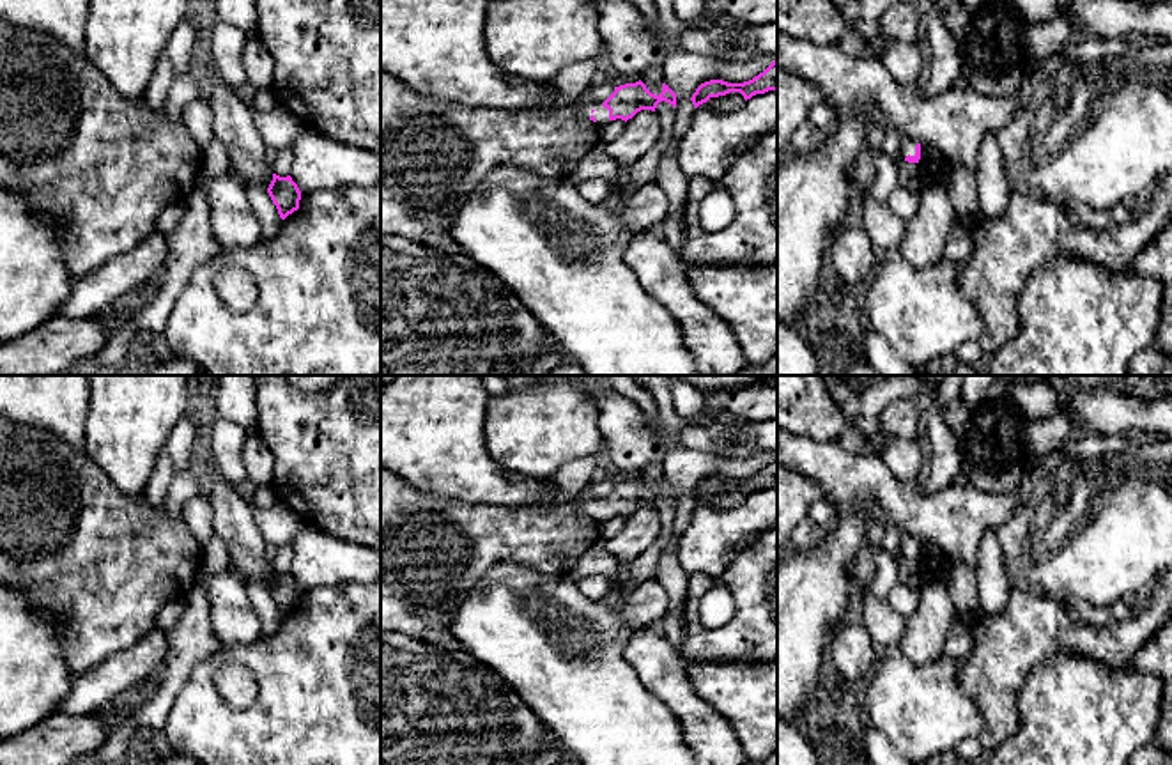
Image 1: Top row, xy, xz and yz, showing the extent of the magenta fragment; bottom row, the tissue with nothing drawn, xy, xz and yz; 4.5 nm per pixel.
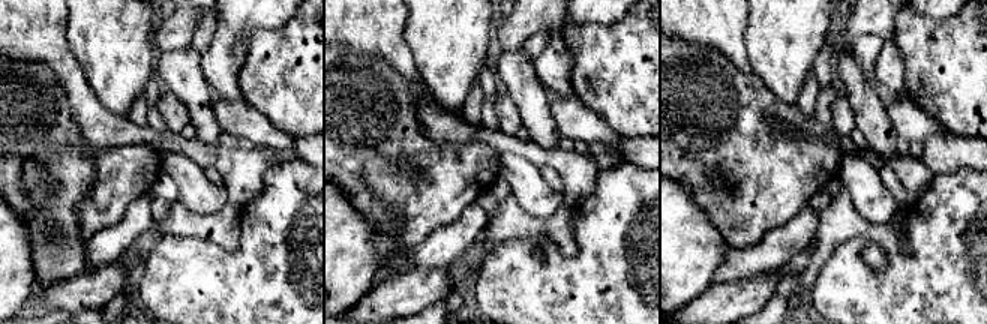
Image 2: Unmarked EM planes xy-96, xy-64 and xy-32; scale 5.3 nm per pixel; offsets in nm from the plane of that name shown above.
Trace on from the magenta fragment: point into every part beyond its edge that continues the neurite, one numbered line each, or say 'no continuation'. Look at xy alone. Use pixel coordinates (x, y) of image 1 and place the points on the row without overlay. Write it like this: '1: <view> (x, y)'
no continuation

